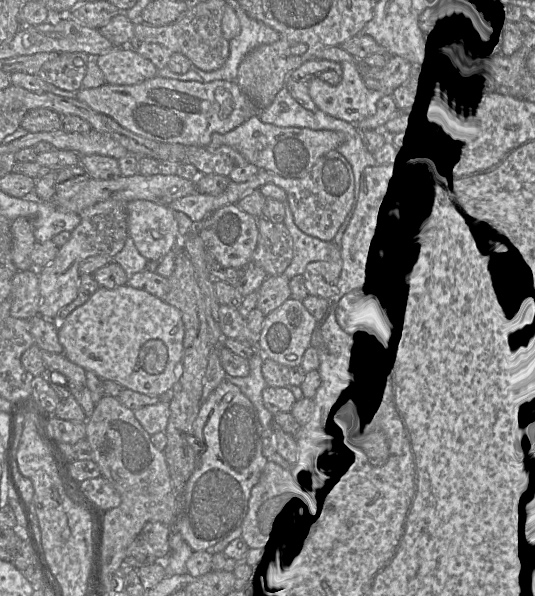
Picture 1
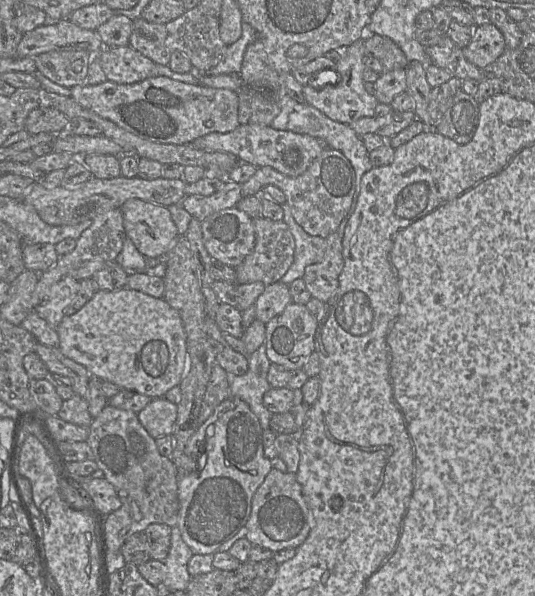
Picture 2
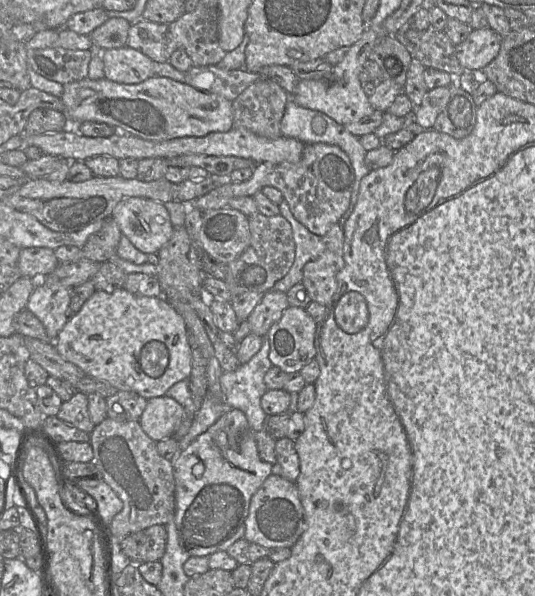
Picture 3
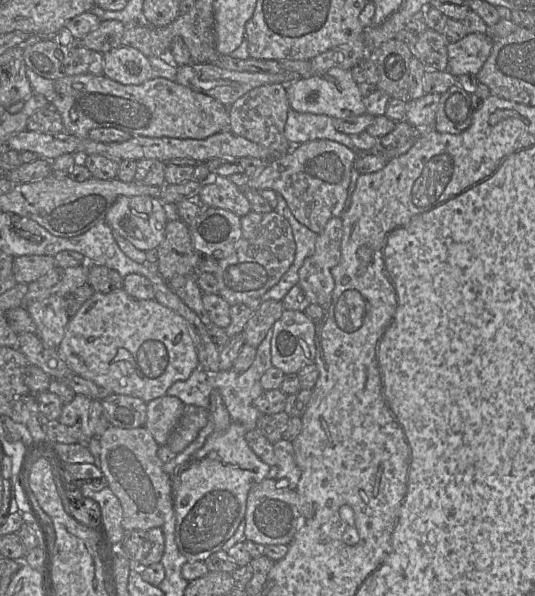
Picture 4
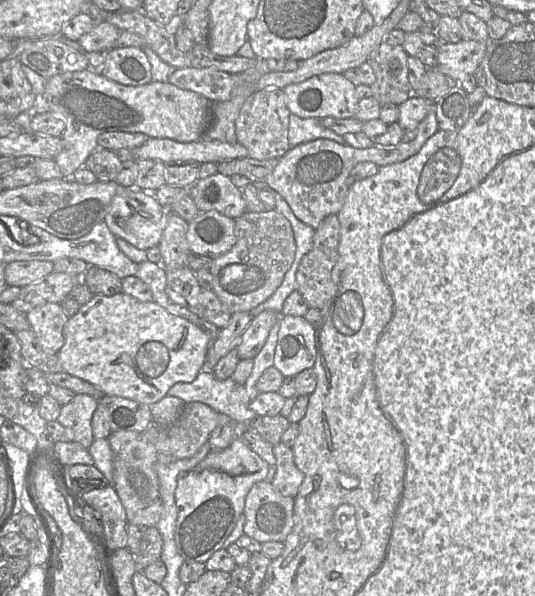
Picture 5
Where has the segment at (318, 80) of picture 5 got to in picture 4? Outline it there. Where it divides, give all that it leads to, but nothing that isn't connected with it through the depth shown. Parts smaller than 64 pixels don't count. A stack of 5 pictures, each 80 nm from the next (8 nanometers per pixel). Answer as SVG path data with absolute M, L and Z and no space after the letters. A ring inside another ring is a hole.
M333 67L320 75L302 76L286 85L290 108L297 112L327 115L334 119L366 113L364 98L350 70Z

